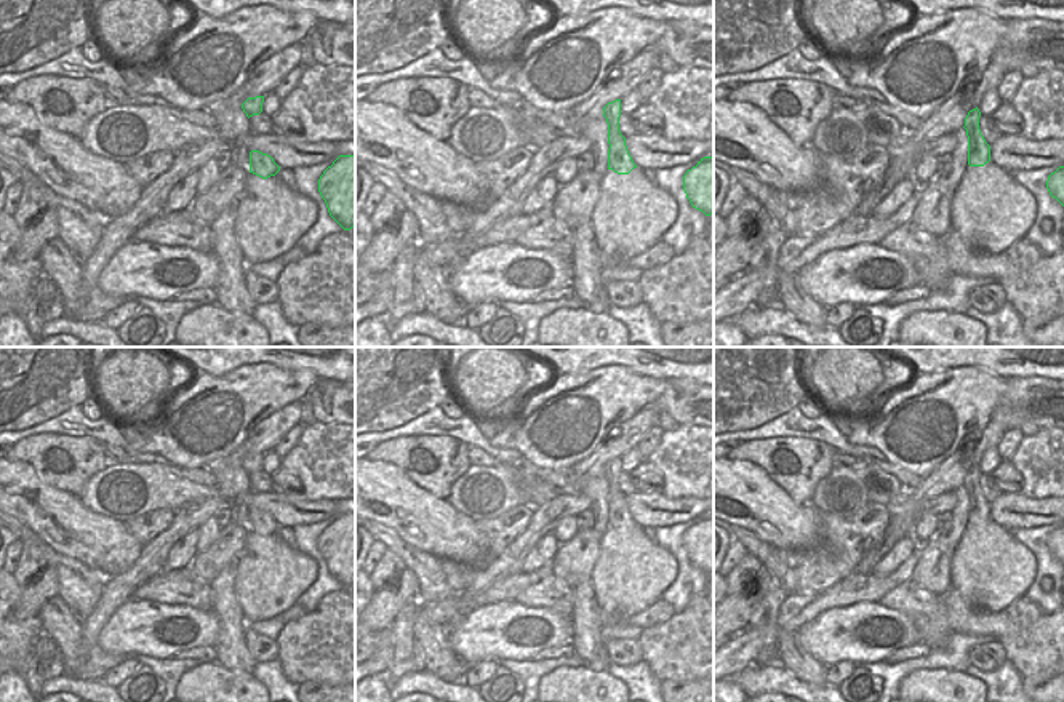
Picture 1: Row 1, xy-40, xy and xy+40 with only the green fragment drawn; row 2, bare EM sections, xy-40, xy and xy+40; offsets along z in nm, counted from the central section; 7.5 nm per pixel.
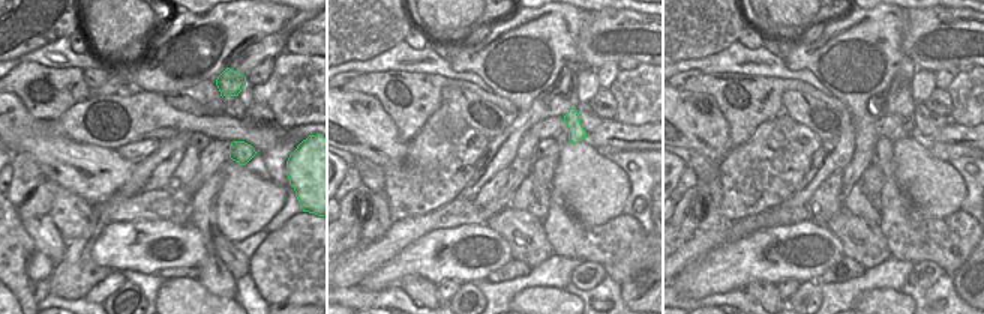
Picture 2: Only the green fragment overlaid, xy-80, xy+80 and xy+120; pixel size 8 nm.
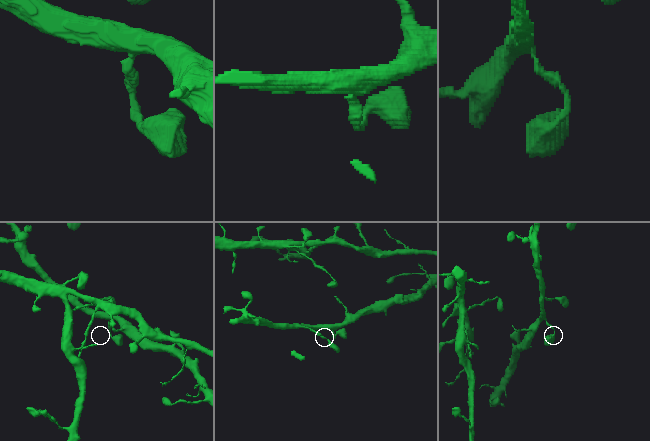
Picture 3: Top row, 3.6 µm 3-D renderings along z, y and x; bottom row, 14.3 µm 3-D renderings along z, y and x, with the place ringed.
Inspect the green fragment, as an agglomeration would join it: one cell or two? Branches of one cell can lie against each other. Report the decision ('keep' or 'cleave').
keep

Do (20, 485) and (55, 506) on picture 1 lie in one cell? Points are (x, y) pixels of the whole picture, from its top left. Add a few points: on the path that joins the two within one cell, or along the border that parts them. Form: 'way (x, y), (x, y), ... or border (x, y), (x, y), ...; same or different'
way (29, 486), (39, 486), (45, 496); same

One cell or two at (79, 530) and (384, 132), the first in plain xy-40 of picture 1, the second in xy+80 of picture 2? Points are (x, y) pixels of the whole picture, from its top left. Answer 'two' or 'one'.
one

